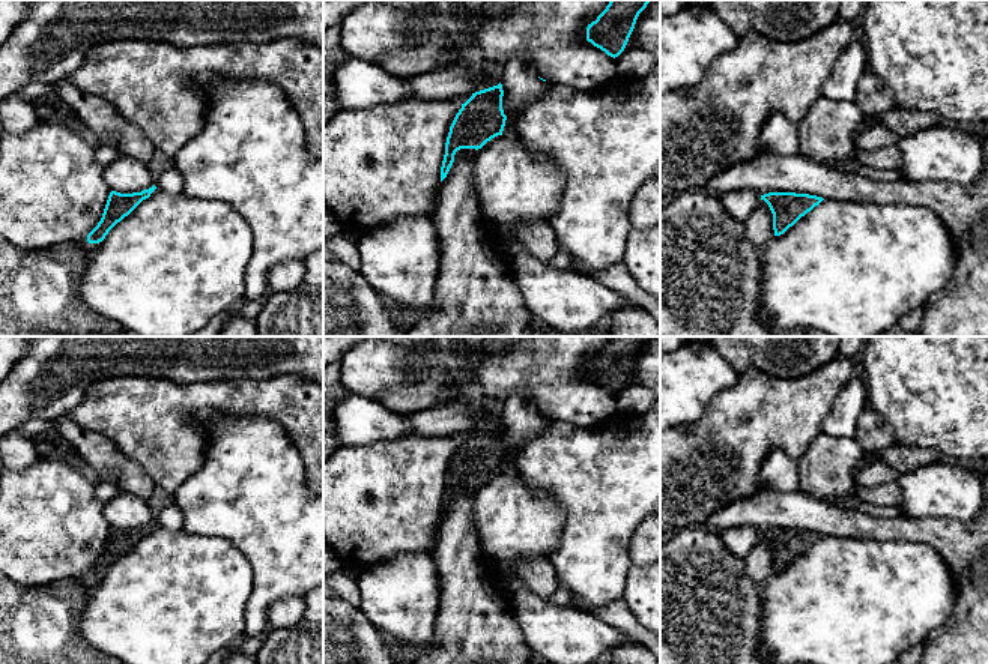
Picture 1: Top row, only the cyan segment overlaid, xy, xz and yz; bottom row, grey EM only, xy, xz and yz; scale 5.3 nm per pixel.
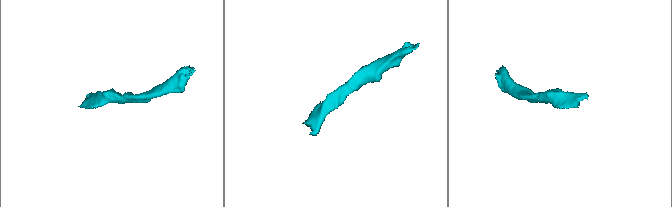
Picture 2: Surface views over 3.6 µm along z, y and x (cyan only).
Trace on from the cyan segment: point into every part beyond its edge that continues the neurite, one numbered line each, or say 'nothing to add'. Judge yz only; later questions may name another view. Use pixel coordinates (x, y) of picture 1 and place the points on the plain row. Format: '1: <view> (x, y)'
nothing to add

